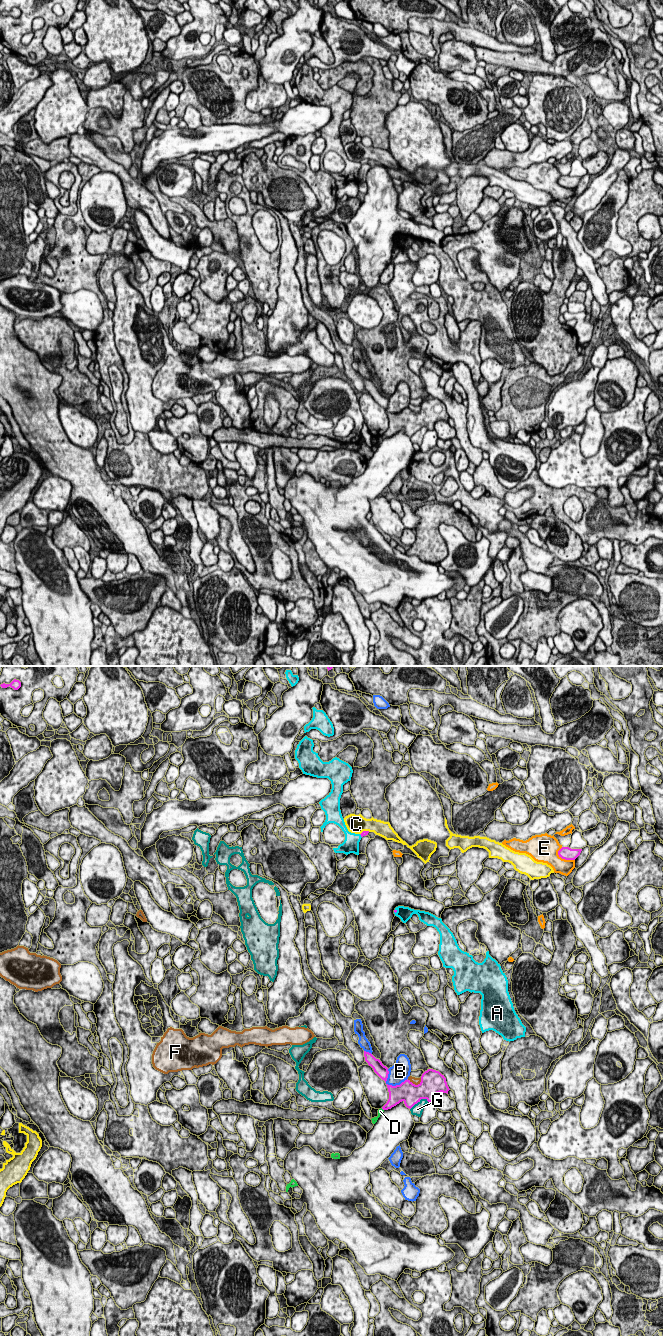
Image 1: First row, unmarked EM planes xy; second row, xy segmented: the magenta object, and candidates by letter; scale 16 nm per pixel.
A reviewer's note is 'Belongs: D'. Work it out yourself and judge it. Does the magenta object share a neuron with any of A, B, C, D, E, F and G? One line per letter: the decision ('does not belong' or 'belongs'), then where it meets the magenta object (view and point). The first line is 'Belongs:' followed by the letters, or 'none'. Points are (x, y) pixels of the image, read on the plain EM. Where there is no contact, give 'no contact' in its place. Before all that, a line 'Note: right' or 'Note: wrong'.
Note: right
Belongs: D
A: does not belong; contact xy (396, 239)
B: does not belong; contact xy (396, 413)
C: does not belong; contact xy (364, 159)
D: belongs; no contact
E: does not belong; contact xy (565, 187)
F: does not belong; contact xy (414, 412)
G: does not belong; contact xy (418, 429)

